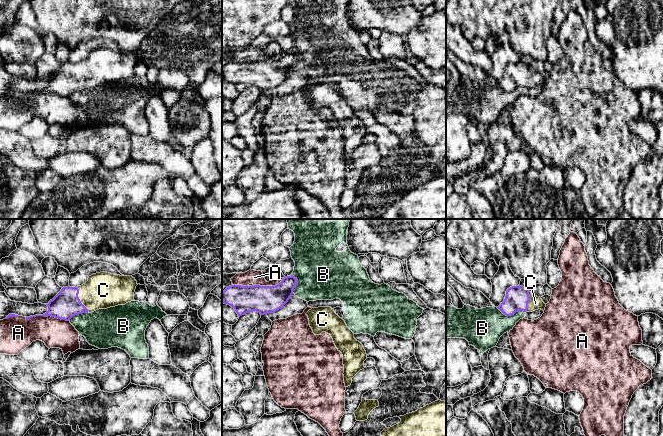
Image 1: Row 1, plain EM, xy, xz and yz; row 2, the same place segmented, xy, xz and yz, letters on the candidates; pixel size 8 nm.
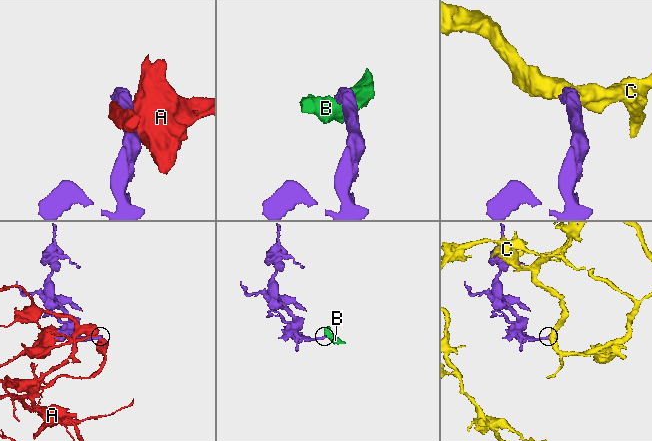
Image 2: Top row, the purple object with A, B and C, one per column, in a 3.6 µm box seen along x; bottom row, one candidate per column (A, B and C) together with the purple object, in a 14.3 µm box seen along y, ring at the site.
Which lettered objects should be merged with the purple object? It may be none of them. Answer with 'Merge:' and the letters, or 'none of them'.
Merge: C

